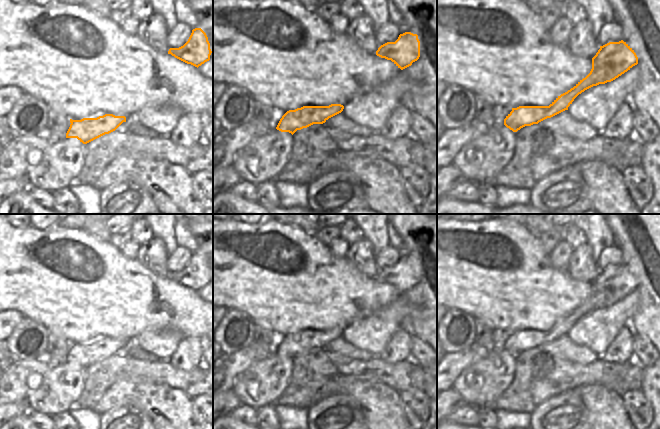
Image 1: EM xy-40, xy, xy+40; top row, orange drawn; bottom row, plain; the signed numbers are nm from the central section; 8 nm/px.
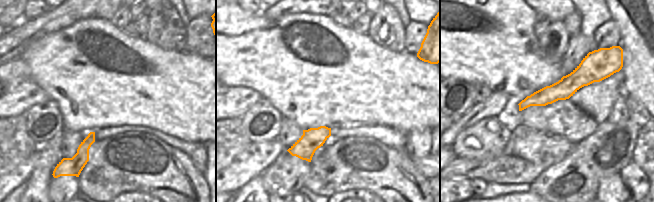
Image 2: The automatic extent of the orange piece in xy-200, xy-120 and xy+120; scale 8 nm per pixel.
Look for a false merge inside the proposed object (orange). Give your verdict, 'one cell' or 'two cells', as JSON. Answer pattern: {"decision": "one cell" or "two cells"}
{"decision": "one cell"}

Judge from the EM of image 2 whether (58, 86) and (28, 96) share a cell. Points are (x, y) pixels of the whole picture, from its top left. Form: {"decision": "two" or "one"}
{"decision": "two"}

